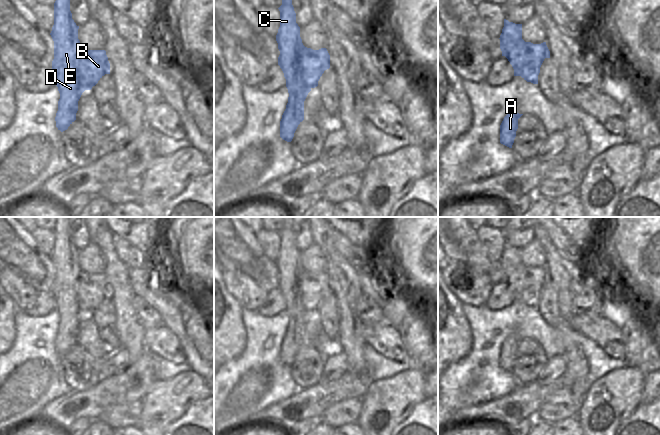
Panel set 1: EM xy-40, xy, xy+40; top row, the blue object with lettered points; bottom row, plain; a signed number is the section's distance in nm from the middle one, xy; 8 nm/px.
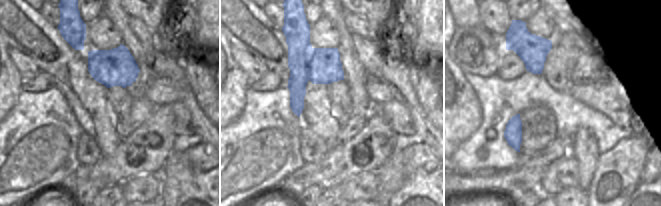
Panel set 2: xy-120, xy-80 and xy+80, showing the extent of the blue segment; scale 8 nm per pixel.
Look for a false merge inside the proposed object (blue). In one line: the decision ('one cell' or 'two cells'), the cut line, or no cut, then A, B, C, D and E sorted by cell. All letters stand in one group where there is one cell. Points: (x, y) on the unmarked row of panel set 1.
two cells; cut in xy along (304, 270), (302, 304), (310, 313); A C D E / B

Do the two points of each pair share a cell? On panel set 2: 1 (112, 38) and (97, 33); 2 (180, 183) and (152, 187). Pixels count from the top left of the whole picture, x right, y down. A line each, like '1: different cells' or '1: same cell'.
1: same cell
2: different cells

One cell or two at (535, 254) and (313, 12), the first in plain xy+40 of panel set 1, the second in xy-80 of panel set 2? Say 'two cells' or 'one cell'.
two cells

